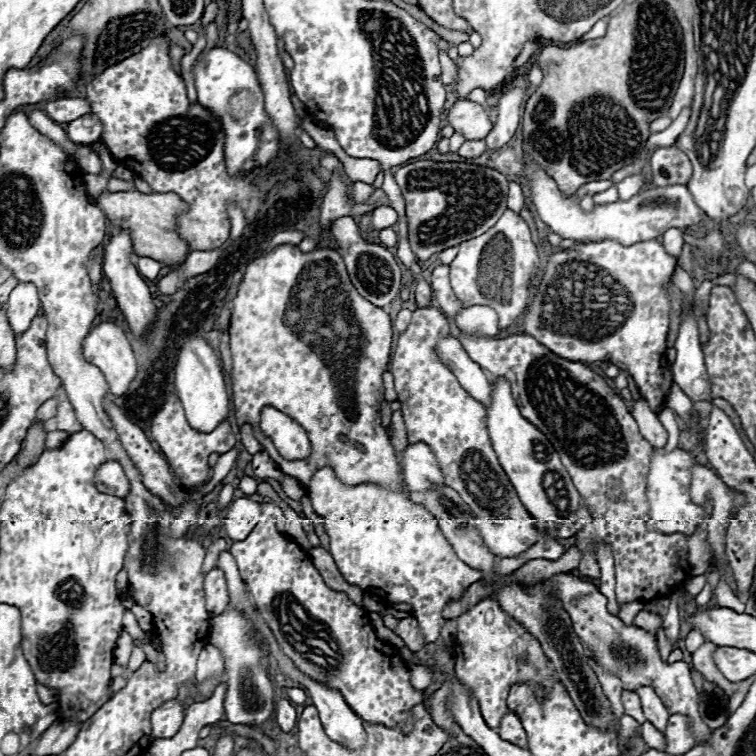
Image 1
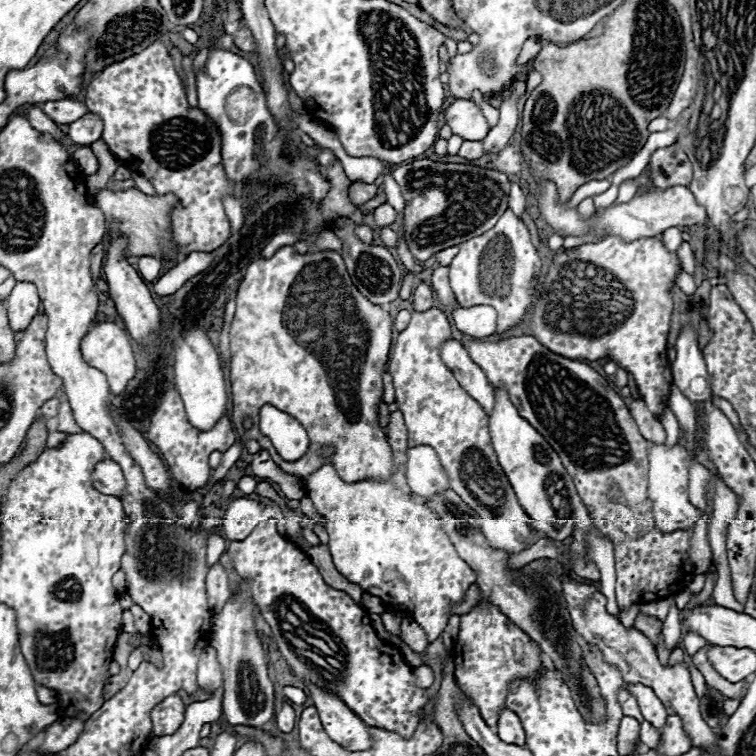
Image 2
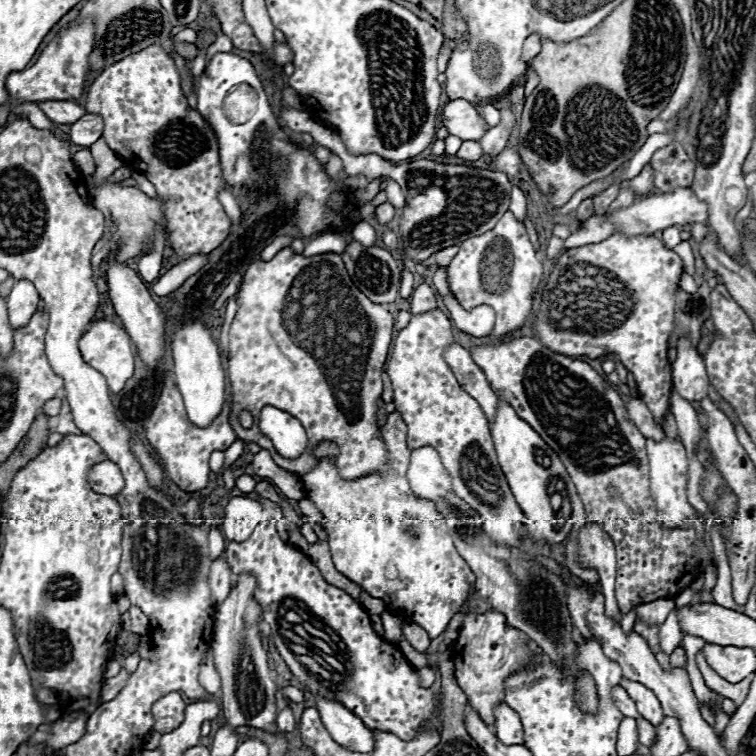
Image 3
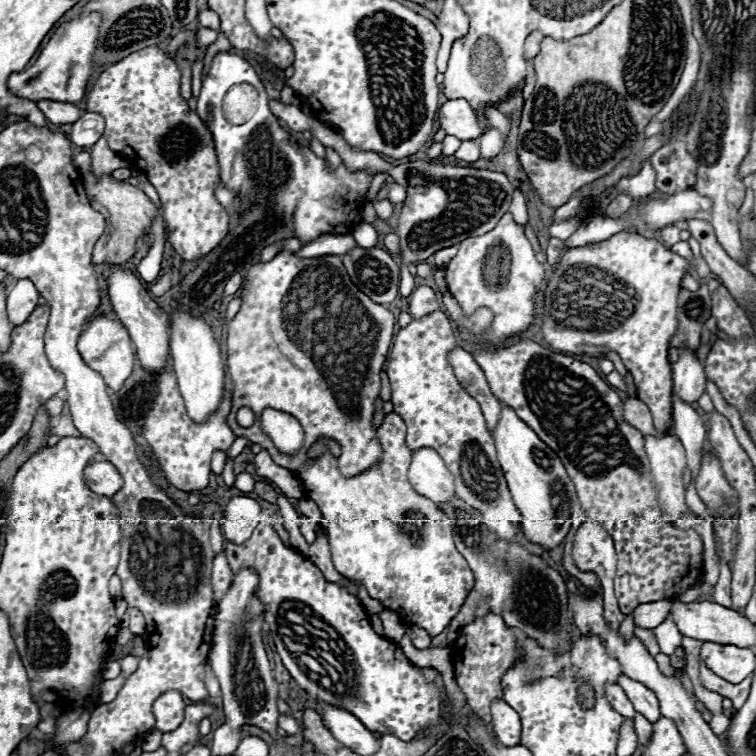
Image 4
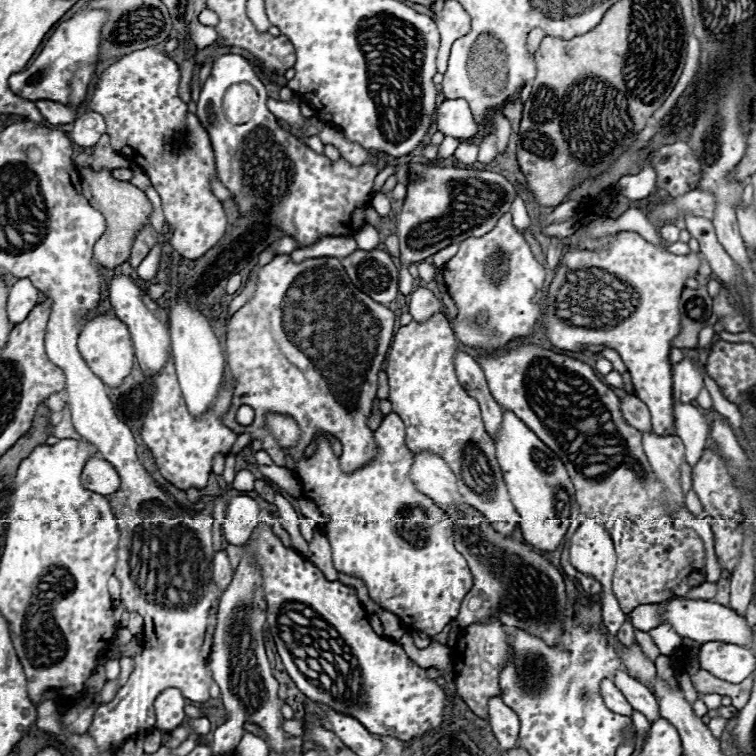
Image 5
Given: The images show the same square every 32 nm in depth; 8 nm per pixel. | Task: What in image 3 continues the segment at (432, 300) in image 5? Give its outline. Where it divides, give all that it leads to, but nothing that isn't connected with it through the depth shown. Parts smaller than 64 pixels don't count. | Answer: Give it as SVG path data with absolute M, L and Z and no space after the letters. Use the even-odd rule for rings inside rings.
M418 286L414 292L412 292L412 314L424 314L428 310L434 310L438 308L438 302L436 302L436 294L430 286Z

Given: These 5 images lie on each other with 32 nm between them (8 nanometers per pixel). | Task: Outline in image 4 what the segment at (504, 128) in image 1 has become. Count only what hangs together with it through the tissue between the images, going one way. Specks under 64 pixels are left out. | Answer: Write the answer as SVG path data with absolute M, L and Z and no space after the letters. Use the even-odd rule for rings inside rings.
M490 128L478 138L478 144L480 144L480 152L482 152L480 156L482 158L494 158L504 148L504 136L498 128Z

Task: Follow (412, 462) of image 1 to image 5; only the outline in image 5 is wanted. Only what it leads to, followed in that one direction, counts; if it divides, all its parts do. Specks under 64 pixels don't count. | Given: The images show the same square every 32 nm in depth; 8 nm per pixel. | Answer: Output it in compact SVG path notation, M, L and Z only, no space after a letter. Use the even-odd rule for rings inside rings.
M418 452L414 456L414 464L410 470L410 478L416 488L432 498L436 504L454 504L464 502L456 490L456 476L448 470L448 464L432 452Z

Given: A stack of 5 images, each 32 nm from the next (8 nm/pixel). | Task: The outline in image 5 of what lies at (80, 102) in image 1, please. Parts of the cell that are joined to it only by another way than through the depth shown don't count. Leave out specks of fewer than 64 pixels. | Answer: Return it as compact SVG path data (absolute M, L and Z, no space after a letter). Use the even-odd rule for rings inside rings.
M38 100L36 106L40 108L42 116L50 122L50 124L70 124L78 118L78 110L60 102L52 102L52 100Z

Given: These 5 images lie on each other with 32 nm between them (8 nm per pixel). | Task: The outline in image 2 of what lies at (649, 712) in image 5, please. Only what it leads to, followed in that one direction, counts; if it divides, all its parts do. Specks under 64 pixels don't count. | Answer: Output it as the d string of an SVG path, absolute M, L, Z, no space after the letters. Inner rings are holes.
M640 684L630 686L628 690L638 698L638 706L640 706L640 712L644 714L644 718L646 718L648 722L652 722L652 726L662 728L662 726L666 724L668 714L666 714L666 710L664 710L662 702L658 700L658 696L654 694L654 690L648 688L648 686L640 686Z

